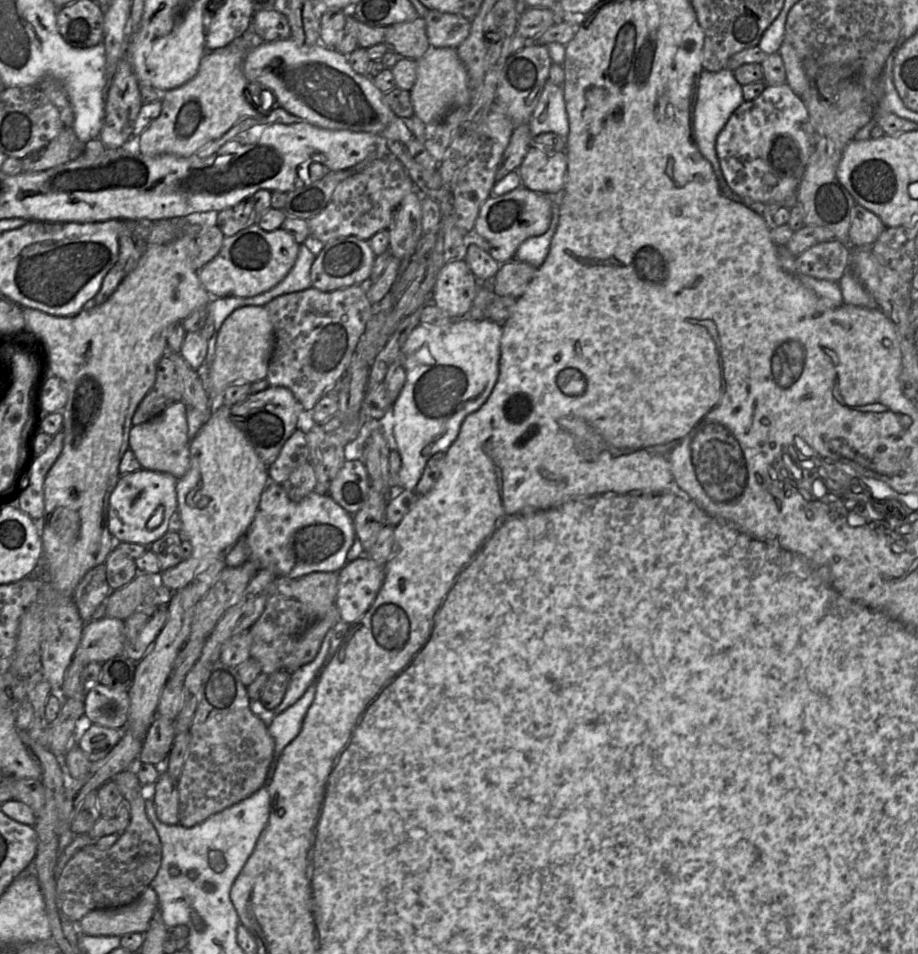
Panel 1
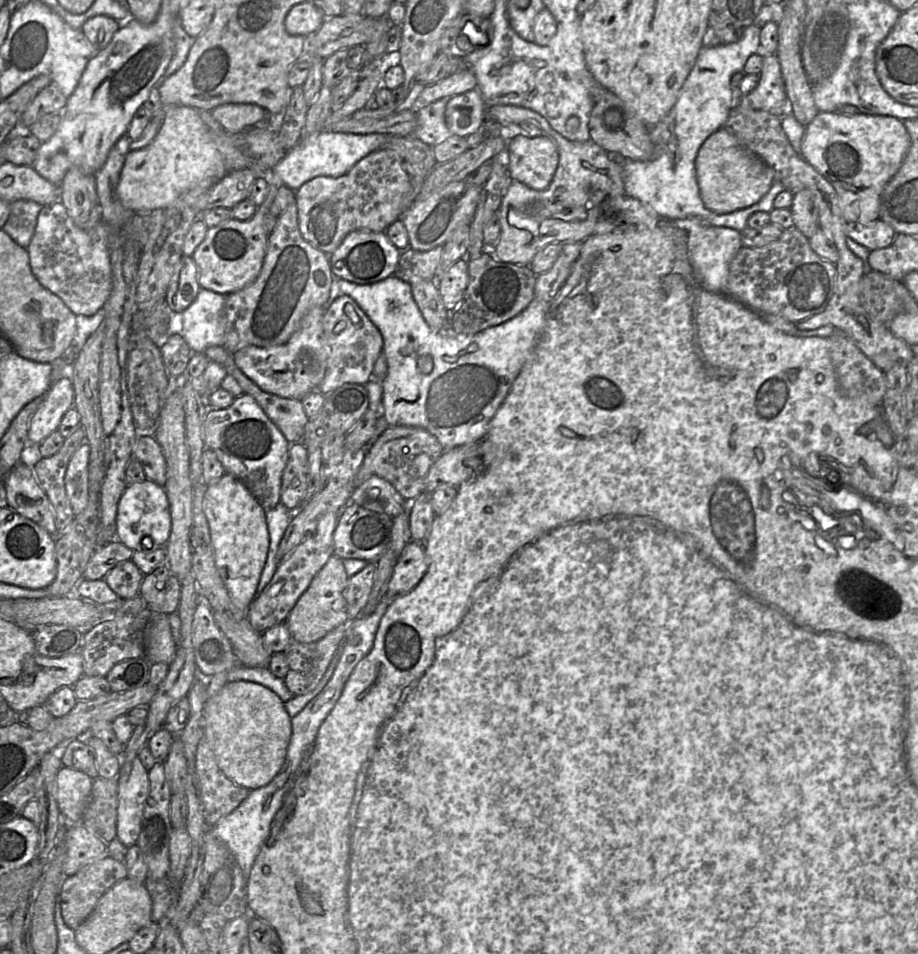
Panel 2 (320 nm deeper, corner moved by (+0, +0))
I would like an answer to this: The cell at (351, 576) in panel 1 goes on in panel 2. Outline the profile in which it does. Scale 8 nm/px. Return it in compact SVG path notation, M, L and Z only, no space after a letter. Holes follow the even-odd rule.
M424 542L407 544L397 557L387 594L396 597L411 591L424 577L428 566Z

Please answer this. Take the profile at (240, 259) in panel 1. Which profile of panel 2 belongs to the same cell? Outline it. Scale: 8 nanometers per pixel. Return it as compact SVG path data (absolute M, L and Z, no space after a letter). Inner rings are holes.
M270 177L268 194L252 219L241 221L230 218L215 227L208 228L204 240L192 255L198 269L198 282L201 288L229 295L245 288L257 278L268 246L269 234L265 229L263 218L269 213L277 190L282 185Z

